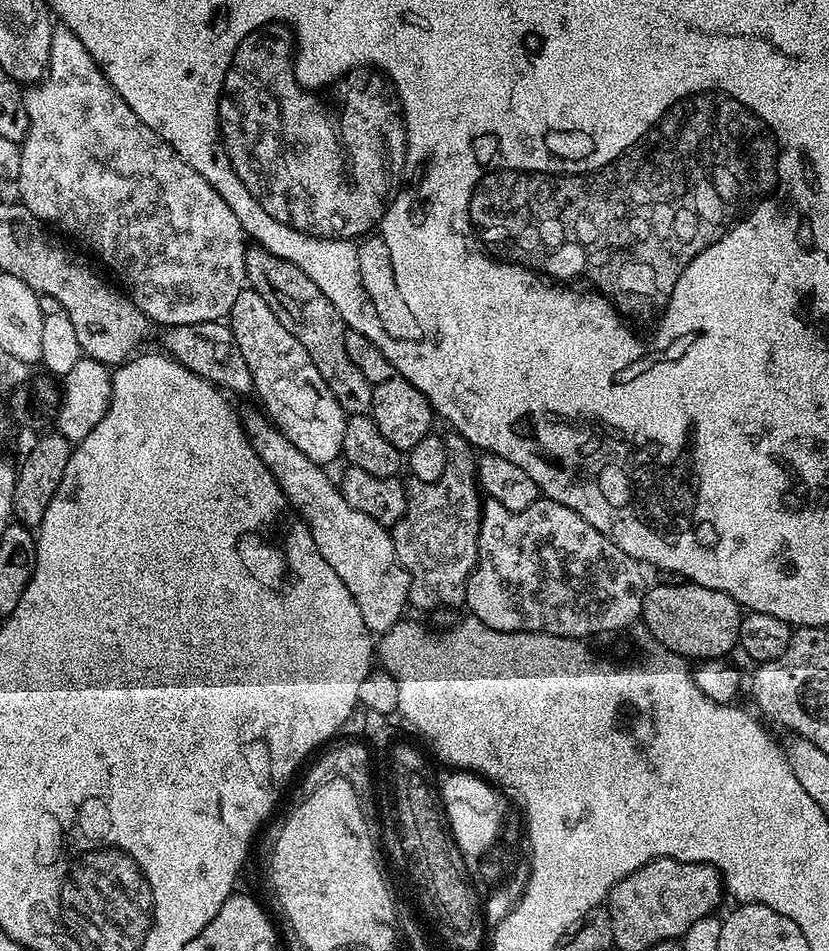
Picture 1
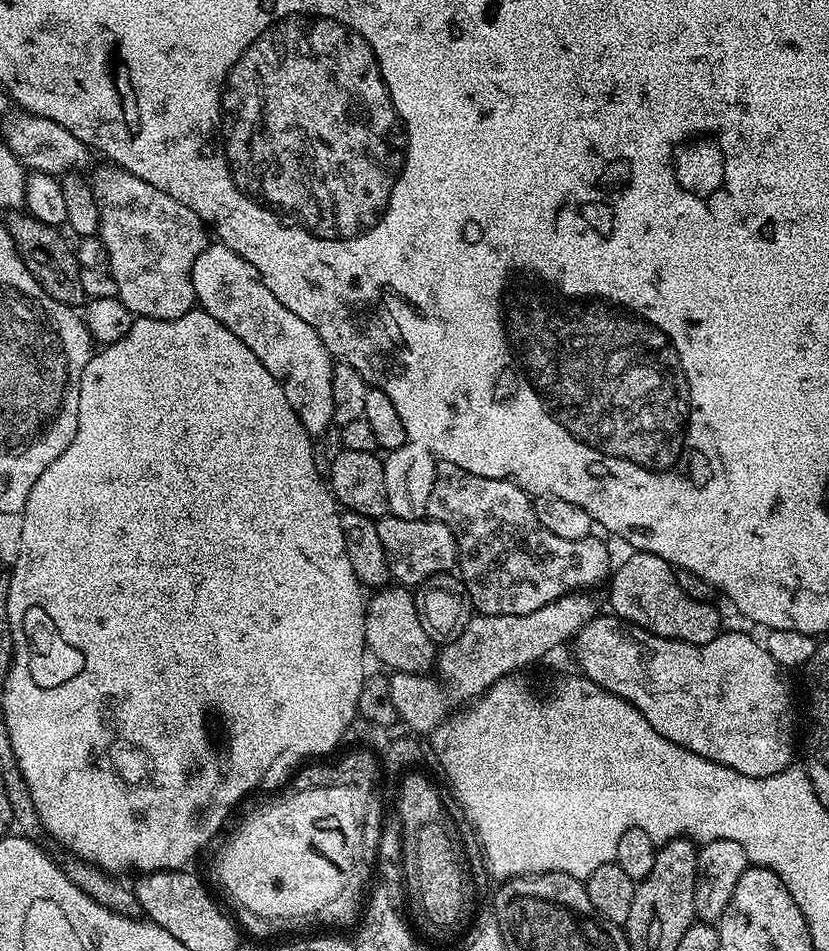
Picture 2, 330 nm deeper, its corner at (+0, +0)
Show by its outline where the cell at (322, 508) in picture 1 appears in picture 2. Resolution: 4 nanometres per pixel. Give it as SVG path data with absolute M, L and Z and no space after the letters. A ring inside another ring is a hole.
M385 586L371 593L364 614L364 642L367 651L392 668L393 673L427 673L438 655L437 645L432 643L419 618L413 593L404 586Z

